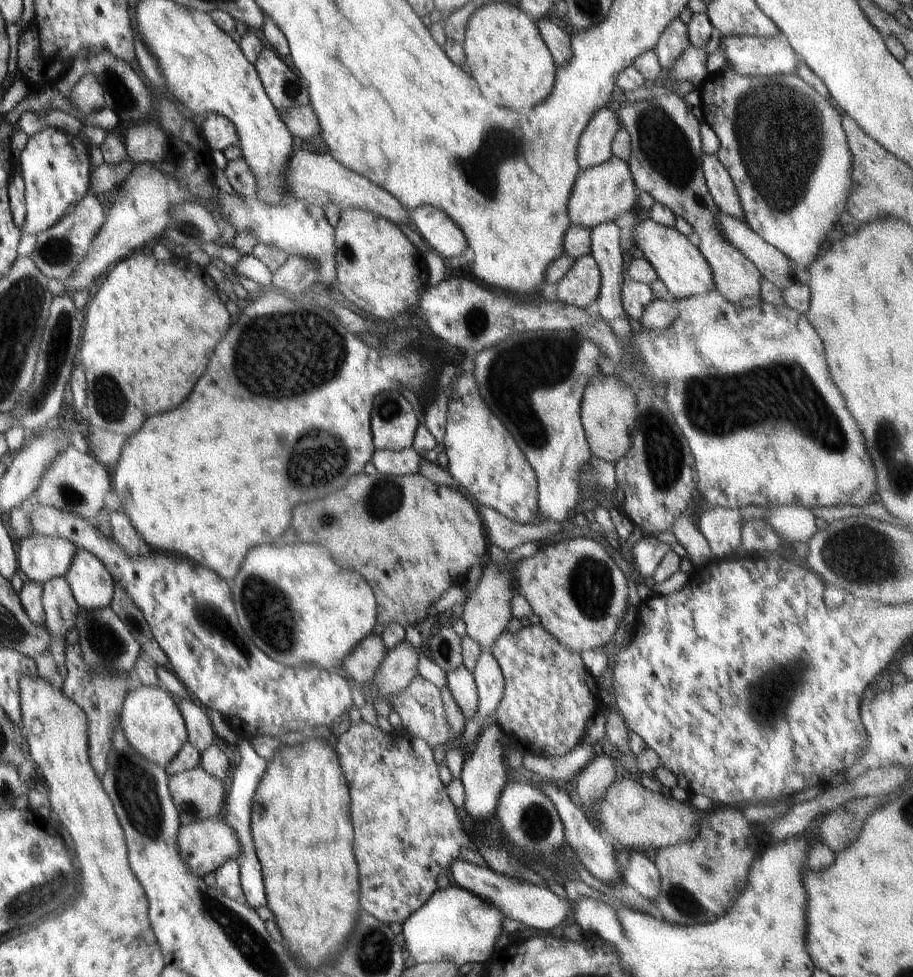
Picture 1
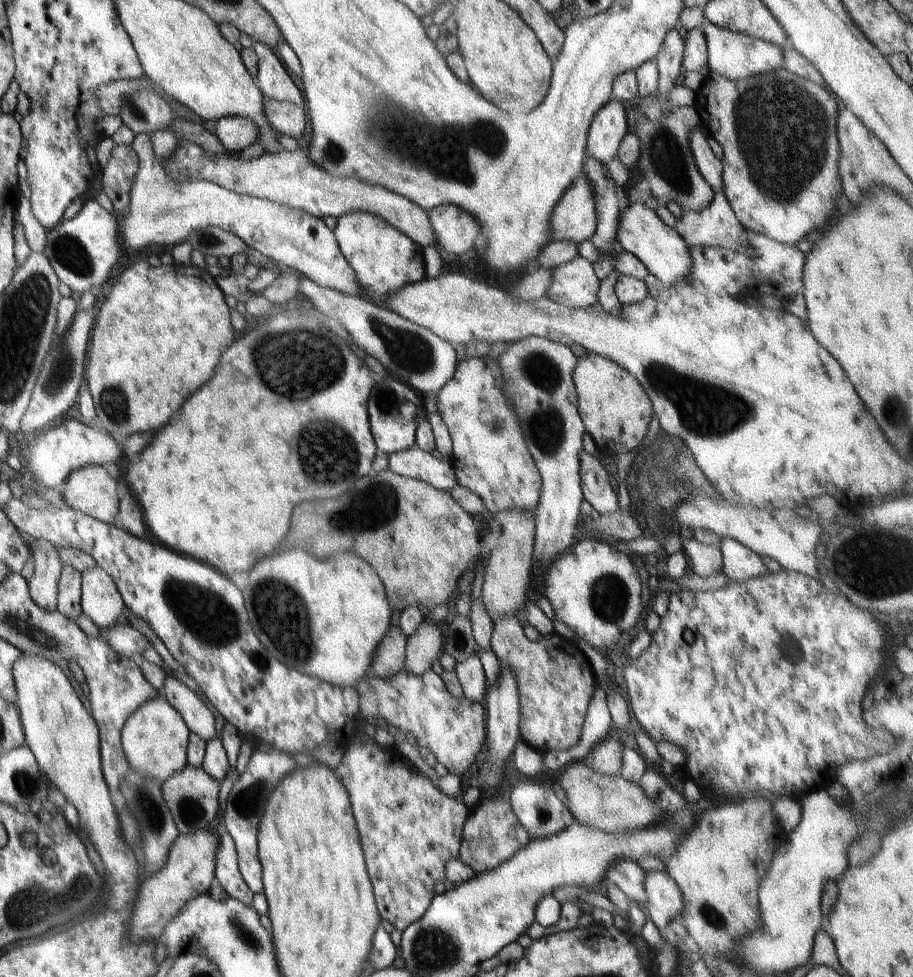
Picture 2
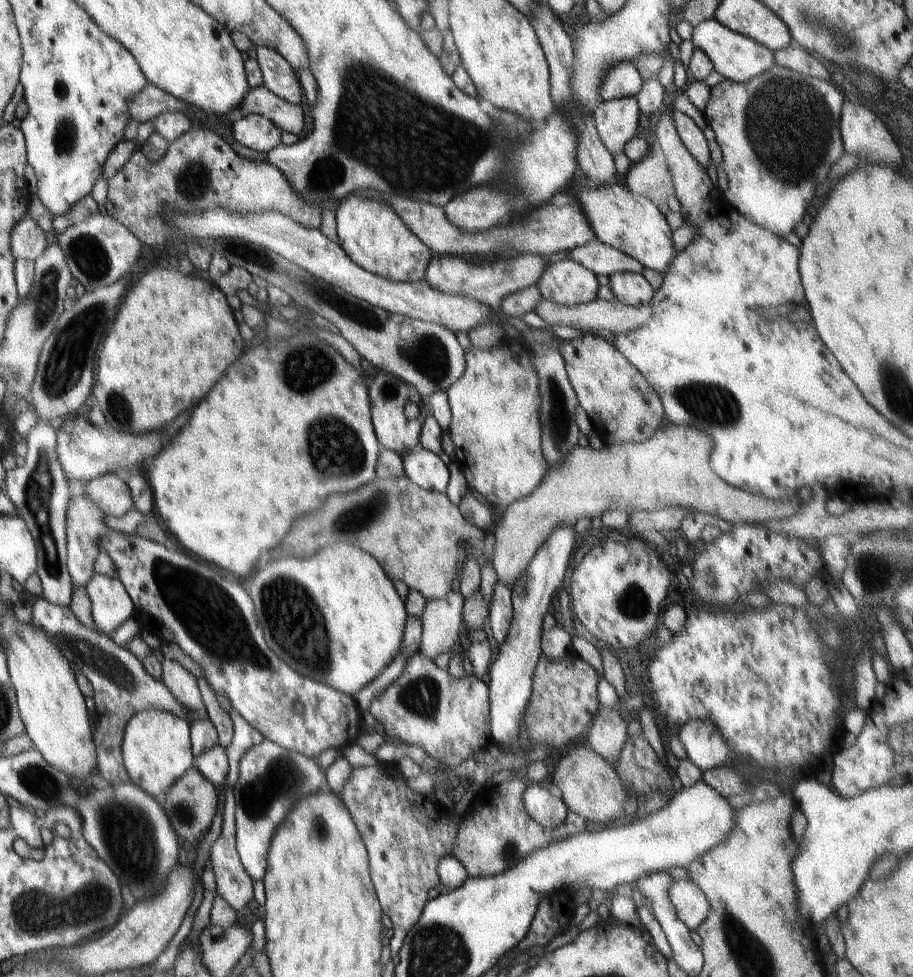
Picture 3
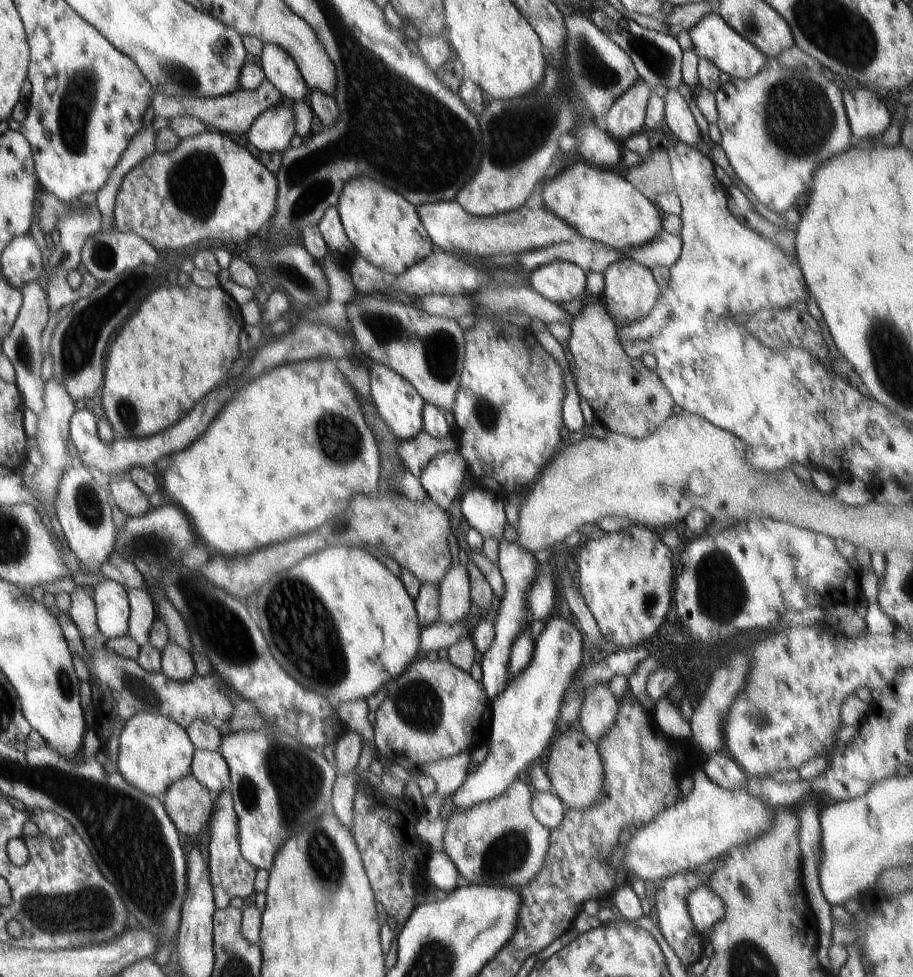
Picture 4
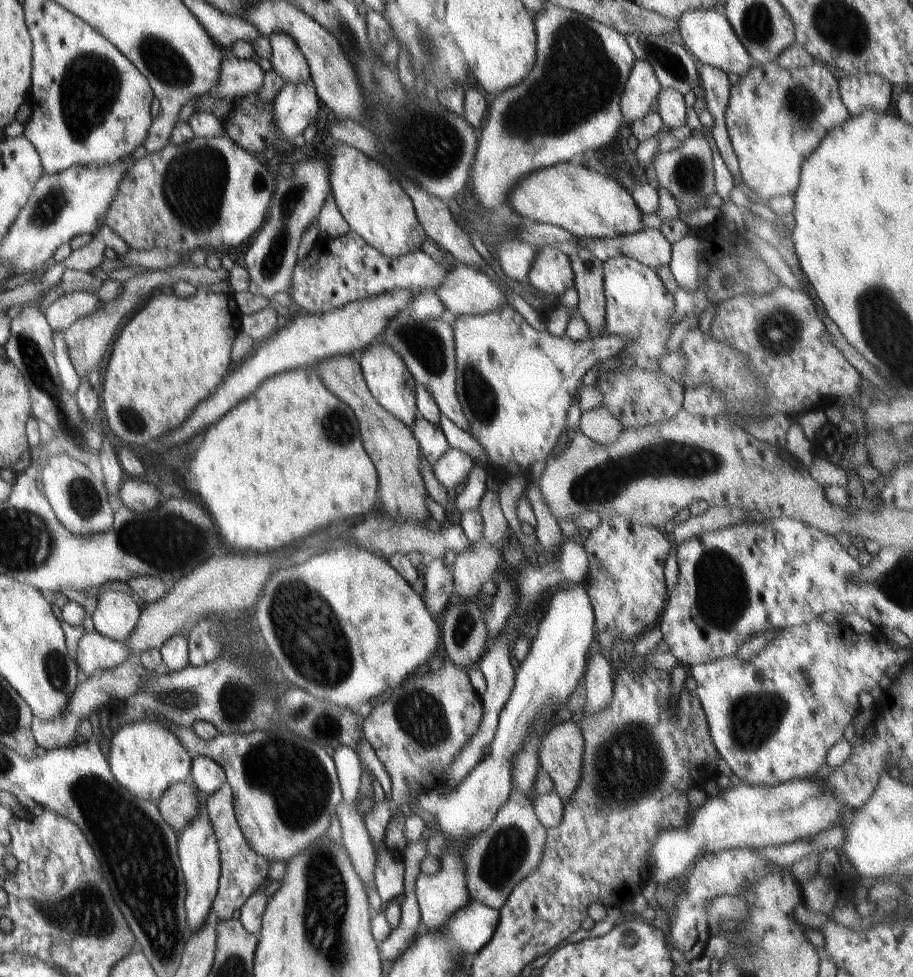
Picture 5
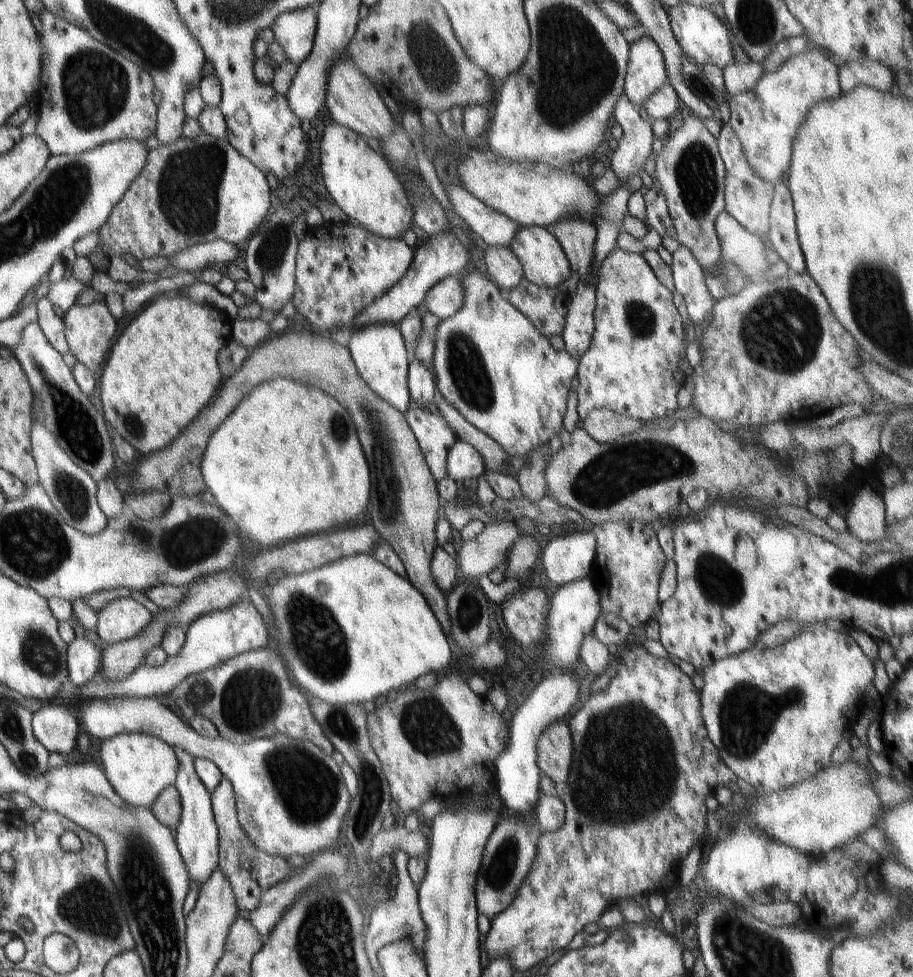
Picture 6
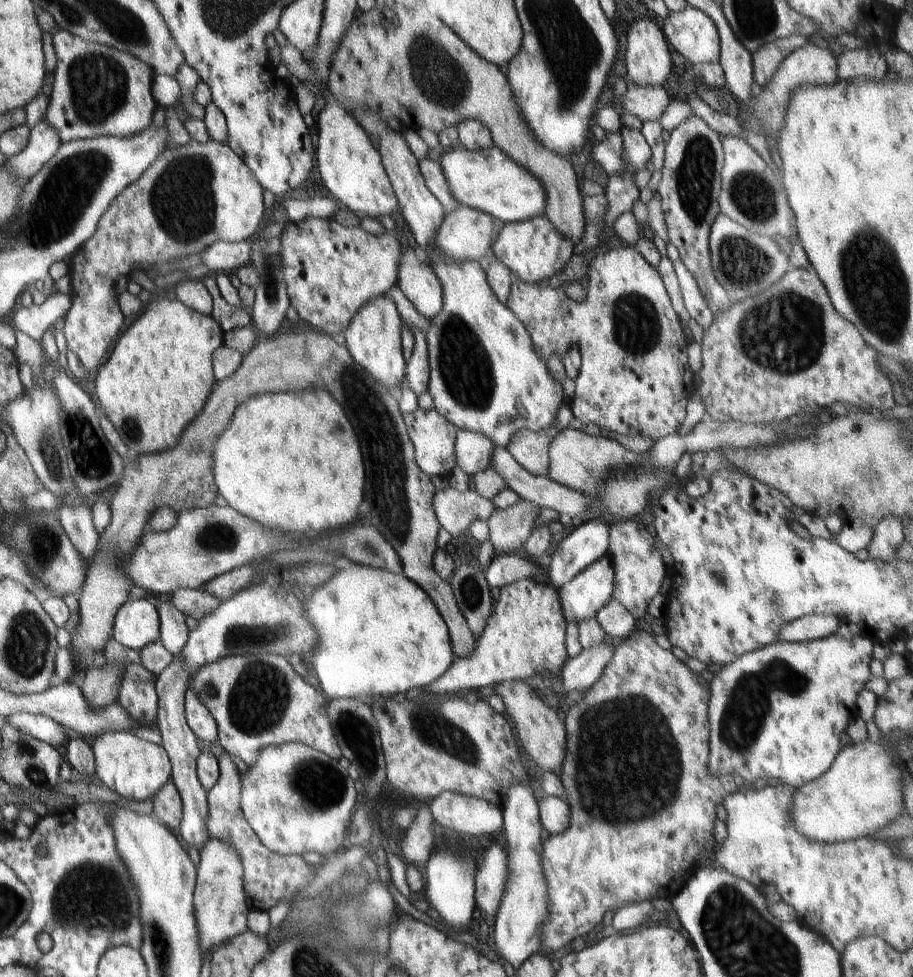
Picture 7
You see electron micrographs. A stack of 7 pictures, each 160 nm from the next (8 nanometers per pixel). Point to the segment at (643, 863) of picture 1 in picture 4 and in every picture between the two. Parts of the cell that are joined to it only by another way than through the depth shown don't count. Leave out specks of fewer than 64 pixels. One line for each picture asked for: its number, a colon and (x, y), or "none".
2: (665, 902)
3: (691, 905)
4: (706, 908)

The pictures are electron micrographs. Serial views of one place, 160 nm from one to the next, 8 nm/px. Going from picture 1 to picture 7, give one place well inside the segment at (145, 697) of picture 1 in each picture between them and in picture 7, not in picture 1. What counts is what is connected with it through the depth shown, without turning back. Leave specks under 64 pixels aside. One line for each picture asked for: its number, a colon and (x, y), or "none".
2: (154, 738)
3: (156, 747)
4: (154, 752)
5: (146, 758)
6: (139, 767)
7: (136, 769)

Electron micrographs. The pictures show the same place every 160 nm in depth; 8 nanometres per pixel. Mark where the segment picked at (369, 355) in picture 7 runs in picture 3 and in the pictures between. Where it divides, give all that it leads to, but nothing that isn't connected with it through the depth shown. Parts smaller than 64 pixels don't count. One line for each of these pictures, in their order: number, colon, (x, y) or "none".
3: (388, 394)
4: (400, 405)
5: (388, 379)
6: (379, 352)

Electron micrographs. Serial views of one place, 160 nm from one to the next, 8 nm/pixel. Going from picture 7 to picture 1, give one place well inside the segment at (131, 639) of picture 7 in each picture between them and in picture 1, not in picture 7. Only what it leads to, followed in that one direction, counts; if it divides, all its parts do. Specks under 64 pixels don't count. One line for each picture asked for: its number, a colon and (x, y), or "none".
1: (92, 584)
2: (101, 602)
3: (111, 605)
4: (112, 604)
5: (116, 615)
6: (123, 618)

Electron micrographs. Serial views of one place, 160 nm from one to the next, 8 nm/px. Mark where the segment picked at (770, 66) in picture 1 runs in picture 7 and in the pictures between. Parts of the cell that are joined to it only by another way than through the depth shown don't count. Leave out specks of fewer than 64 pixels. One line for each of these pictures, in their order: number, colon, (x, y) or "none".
2: (736, 56)
3: (736, 57)
4: (713, 39)
5: (707, 34)
6: (702, 36)
7: (692, 33)

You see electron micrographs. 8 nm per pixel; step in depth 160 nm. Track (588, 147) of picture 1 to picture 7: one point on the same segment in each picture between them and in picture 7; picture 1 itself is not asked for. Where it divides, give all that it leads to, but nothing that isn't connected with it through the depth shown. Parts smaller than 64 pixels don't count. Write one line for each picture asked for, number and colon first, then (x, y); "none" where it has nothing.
2: (609, 126)
3: (617, 121)
4: (626, 116)
5: (640, 92)
6: (646, 73)
7: (648, 62)

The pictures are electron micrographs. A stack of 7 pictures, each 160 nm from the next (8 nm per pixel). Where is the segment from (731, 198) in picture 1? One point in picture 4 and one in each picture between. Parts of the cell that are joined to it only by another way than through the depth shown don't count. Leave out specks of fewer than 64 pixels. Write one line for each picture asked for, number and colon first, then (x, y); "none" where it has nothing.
2: (710, 167)
3: (690, 134)
4: (678, 121)

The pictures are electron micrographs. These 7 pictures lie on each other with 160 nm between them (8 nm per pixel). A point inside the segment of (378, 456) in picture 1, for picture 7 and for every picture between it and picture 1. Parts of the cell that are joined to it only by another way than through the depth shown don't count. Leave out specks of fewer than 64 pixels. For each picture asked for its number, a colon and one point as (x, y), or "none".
2: (415, 463)
3: (422, 466)
4: (442, 478)
5: (454, 466)
6: (463, 462)
7: (472, 451)

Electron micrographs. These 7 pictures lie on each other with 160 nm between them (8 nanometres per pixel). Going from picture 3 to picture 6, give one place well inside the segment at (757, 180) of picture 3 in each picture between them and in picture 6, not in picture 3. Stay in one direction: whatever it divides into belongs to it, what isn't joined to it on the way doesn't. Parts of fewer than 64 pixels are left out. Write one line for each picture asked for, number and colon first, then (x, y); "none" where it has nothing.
4: (765, 121)
5: (775, 117)
6: (766, 119)

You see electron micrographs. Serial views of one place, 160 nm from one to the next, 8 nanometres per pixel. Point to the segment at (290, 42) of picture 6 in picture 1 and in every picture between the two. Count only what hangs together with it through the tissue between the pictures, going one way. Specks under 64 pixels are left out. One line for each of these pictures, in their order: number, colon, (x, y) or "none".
1: (286, 89)
2: (274, 81)
3: (278, 75)
4: (279, 67)
5: (287, 59)

